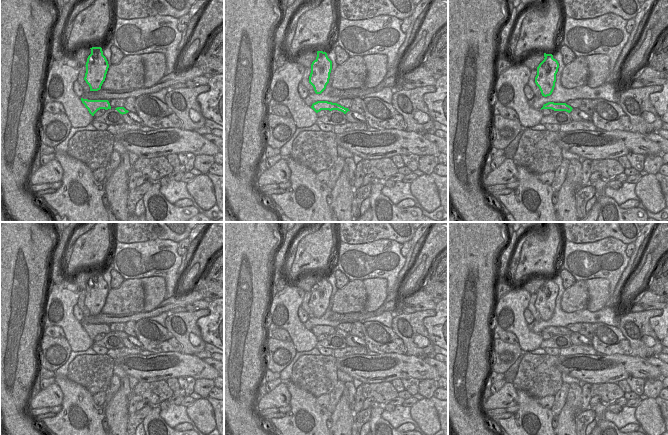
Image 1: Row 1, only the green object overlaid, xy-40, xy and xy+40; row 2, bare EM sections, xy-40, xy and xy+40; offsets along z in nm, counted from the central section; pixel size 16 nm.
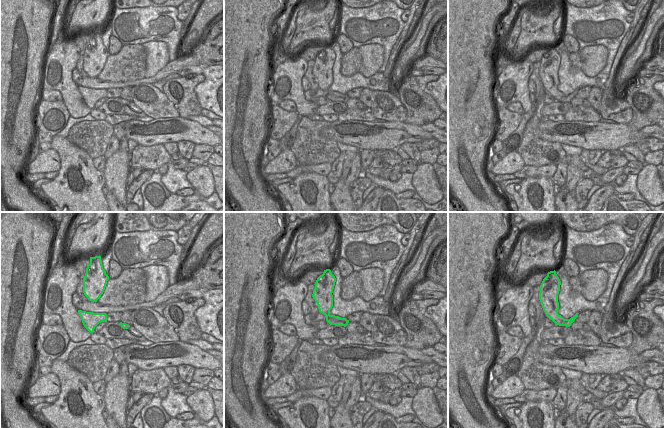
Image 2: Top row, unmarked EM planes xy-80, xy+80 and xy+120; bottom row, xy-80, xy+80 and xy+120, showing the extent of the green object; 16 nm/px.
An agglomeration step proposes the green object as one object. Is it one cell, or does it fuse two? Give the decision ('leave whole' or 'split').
leave whole

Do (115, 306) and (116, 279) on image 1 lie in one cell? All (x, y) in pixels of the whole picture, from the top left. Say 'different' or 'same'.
different

